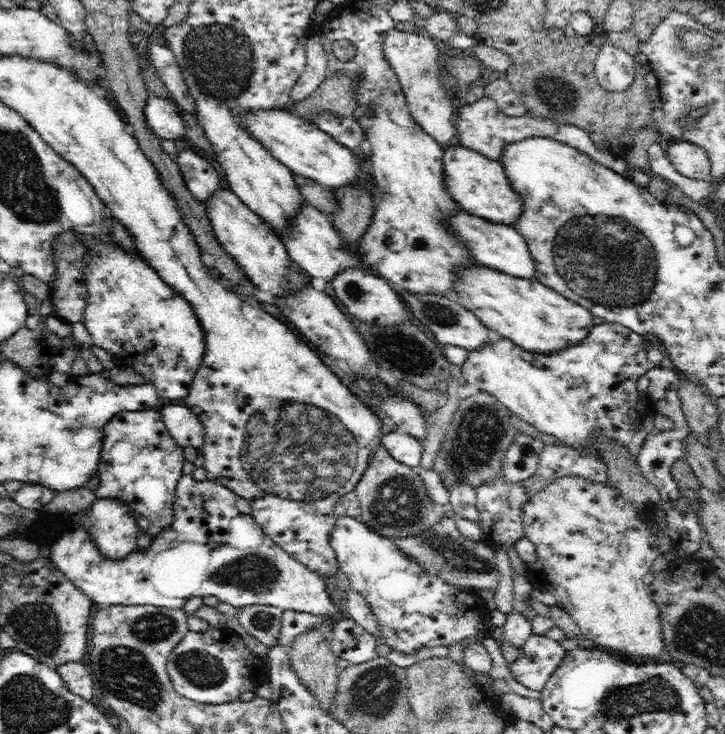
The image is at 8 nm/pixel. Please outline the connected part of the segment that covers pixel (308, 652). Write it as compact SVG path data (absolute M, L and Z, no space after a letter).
M310 628L293 638L290 644L289 659L299 681L316 697L322 710L329 713L338 685L339 672L336 669L338 657L330 650L329 641L319 631L319 628Z

